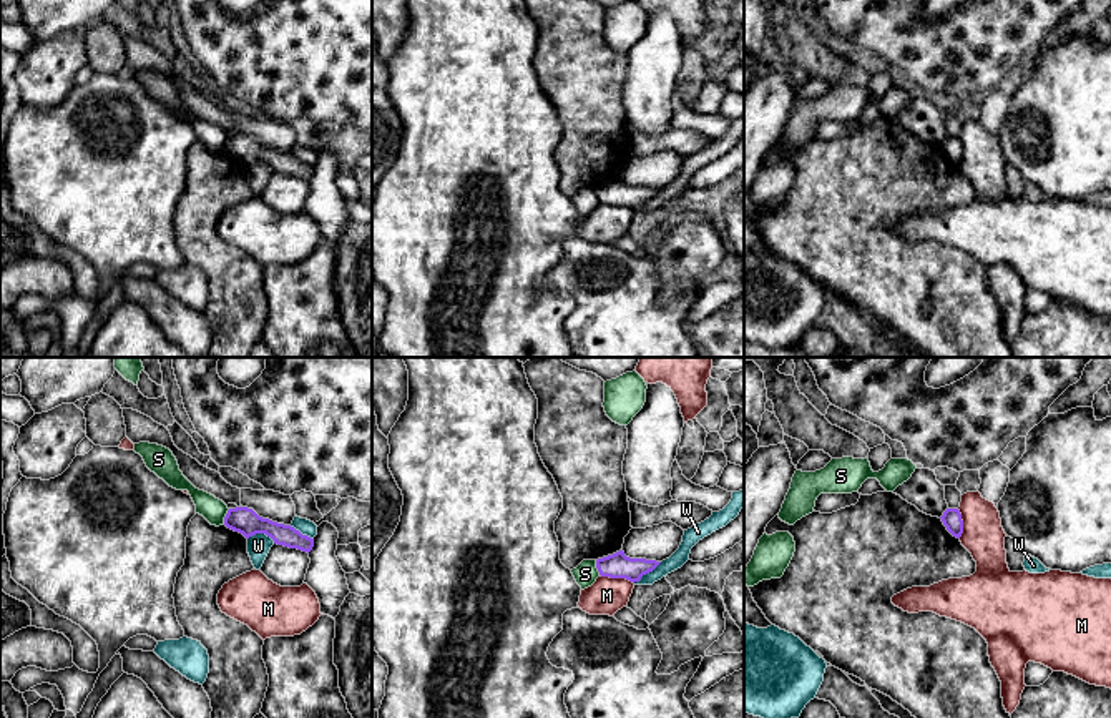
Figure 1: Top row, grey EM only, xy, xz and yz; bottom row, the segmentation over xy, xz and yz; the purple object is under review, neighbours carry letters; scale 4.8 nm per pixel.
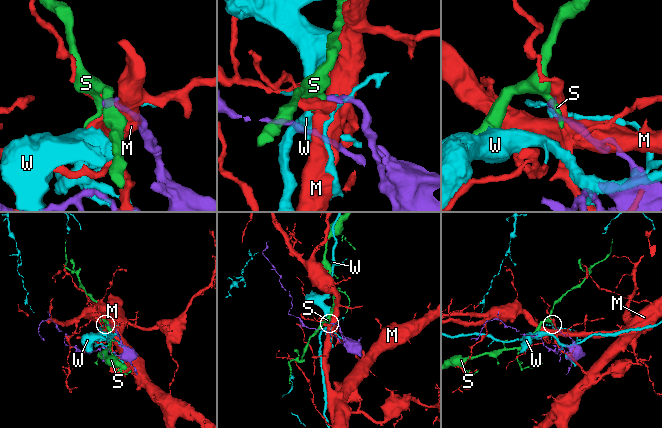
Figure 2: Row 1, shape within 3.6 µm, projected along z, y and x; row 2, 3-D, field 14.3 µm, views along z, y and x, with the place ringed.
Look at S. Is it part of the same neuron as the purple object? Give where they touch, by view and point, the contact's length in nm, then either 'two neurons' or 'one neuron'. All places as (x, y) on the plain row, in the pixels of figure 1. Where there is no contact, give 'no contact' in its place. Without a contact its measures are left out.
contact xy (225, 145); length 90 nm; two neurons

